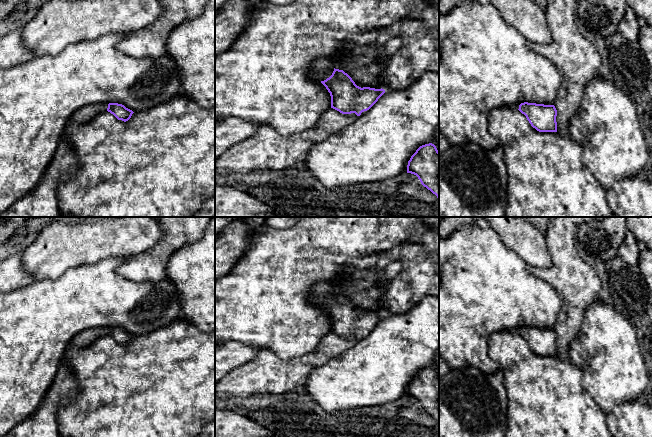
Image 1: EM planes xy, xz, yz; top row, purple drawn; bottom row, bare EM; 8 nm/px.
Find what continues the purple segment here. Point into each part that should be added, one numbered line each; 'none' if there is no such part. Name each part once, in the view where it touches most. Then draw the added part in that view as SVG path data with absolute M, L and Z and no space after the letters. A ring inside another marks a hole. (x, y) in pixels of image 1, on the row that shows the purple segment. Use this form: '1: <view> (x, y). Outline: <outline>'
1: xz (322, 69). Outline: M318 58L311 68L311 78L313 80L324 81L329 78L334 71L329 60Z

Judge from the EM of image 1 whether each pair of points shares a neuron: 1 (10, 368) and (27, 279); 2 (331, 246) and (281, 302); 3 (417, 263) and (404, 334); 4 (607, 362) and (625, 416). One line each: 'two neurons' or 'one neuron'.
1: two neurons
2: one neuron
3: two neurons
4: two neurons

